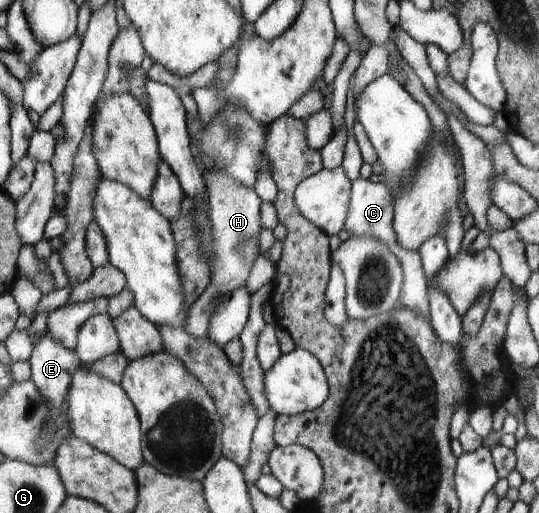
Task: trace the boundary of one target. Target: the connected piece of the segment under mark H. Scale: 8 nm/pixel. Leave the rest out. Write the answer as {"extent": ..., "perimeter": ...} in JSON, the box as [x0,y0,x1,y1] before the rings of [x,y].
{"extent":[182,166,261,338],"perimeter":[[[213,166],[206,172],[201,171],[210,211],[210,224],[214,237],[214,263],[211,281],[207,289],[192,303],[186,311],[182,329],[194,338],[205,338],[208,332],[208,321],[214,312],[215,304],[227,293],[246,285],[251,267],[261,253],[258,250],[260,234],[261,198],[253,188],[247,187],[231,174]]]}

